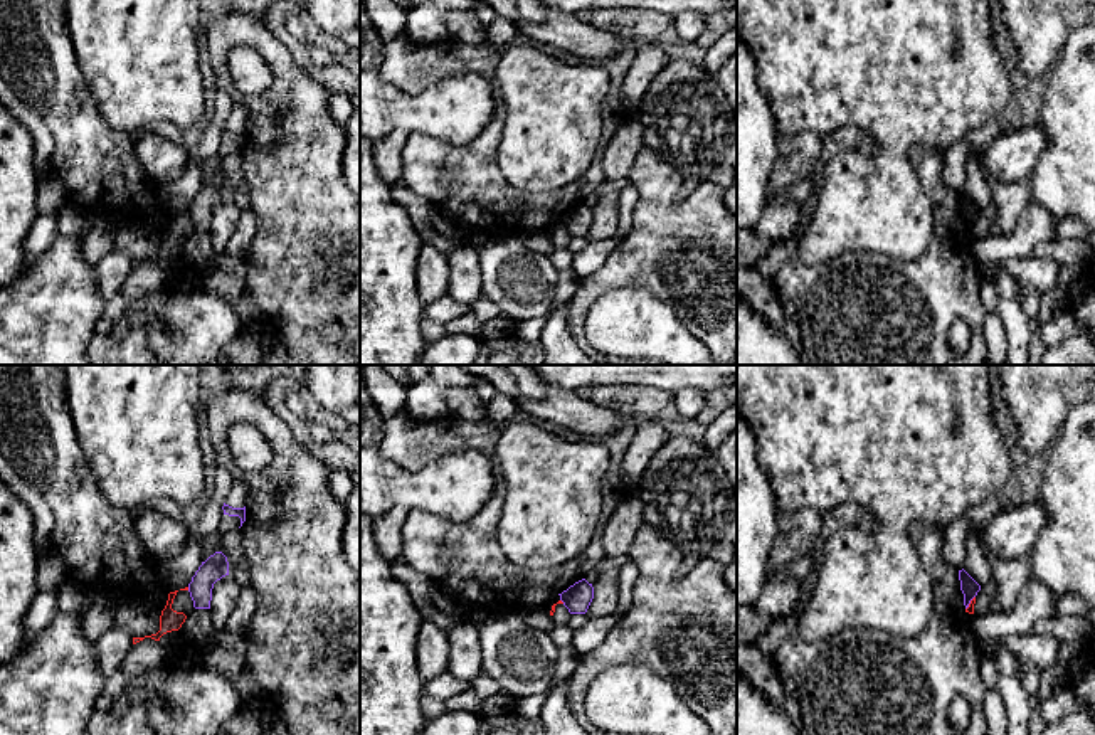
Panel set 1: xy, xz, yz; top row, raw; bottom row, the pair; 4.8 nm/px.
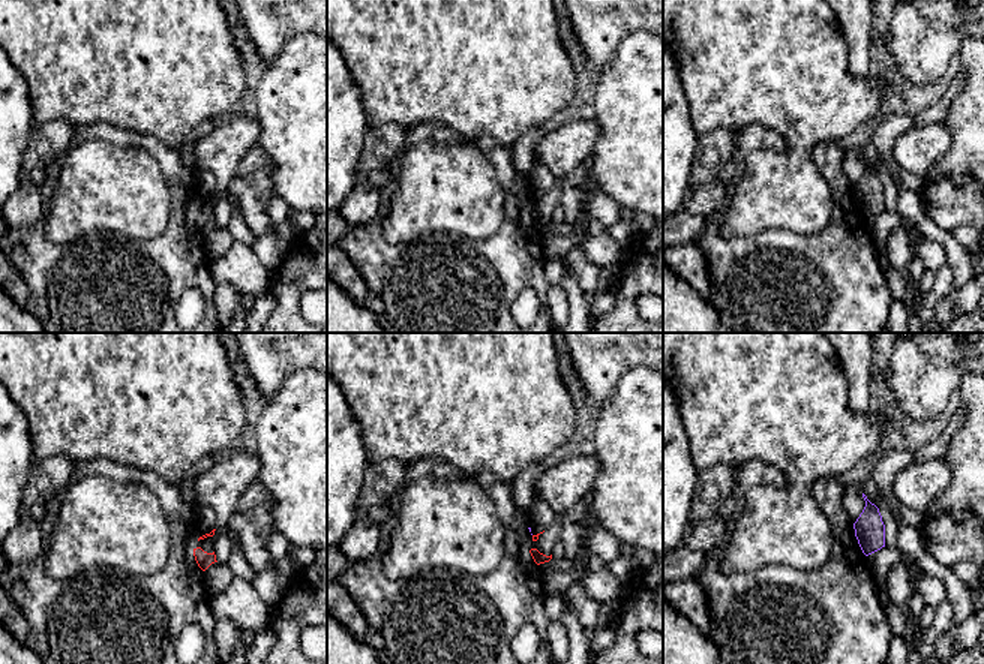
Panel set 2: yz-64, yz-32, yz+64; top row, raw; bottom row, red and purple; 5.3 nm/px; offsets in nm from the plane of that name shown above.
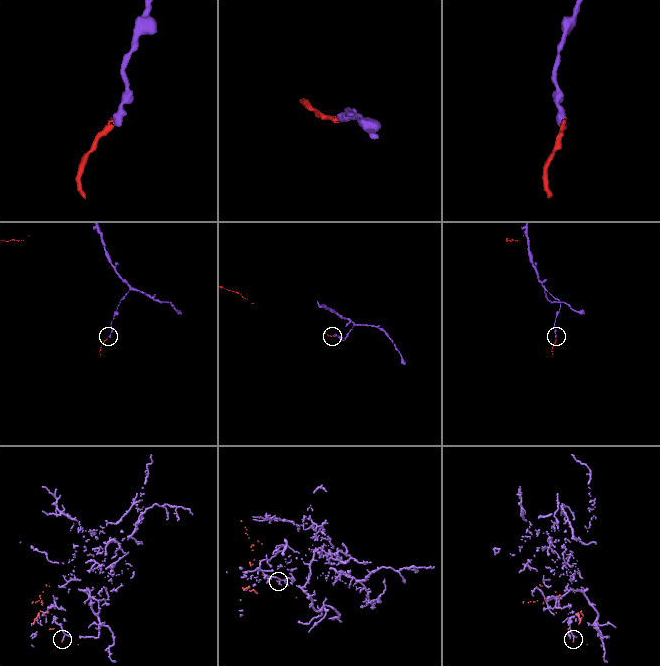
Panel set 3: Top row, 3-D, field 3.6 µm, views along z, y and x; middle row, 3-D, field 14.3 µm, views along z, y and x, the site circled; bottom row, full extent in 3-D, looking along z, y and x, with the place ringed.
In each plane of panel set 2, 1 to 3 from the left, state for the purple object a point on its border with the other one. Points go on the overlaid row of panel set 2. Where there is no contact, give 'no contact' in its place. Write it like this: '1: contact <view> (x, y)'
1: no contact
2: no contact
3: no contact

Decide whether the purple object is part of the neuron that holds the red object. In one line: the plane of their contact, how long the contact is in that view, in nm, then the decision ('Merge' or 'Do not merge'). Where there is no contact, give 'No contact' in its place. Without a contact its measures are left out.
Touches red in yz. Shared border 80 nm. Do not merge

